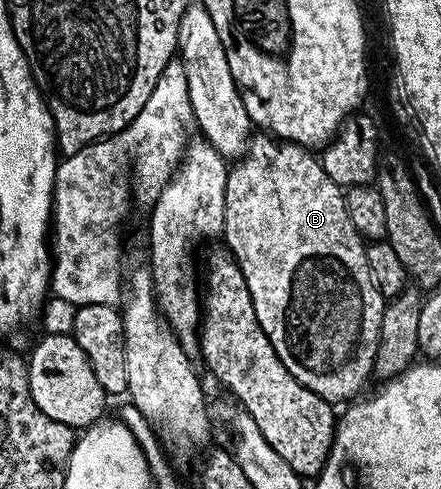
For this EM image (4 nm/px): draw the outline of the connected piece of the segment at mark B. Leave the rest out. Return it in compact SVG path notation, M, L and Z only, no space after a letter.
M267 133L252 134L246 151L227 173L225 217L221 239L222 242L227 242L224 243L226 250L235 256L240 269L243 270L245 285L249 285L249 297L253 297L253 309L257 313L257 321L261 321L261 329L265 329L265 337L269 337L273 349L277 349L277 357L281 357L281 365L285 365L285 369L289 369L289 373L293 373L293 377L297 377L297 381L301 381L305 389L317 393L332 405L339 405L342 399L354 400L360 394L358 391L366 385L367 378L369 380L372 378L377 345L381 337L381 317L385 300L369 273L365 240L357 233L353 221L349 221L349 209L345 209L344 188L335 184L333 177L325 173L322 162L311 155L314 154L299 143L289 143L286 139L277 139Z

